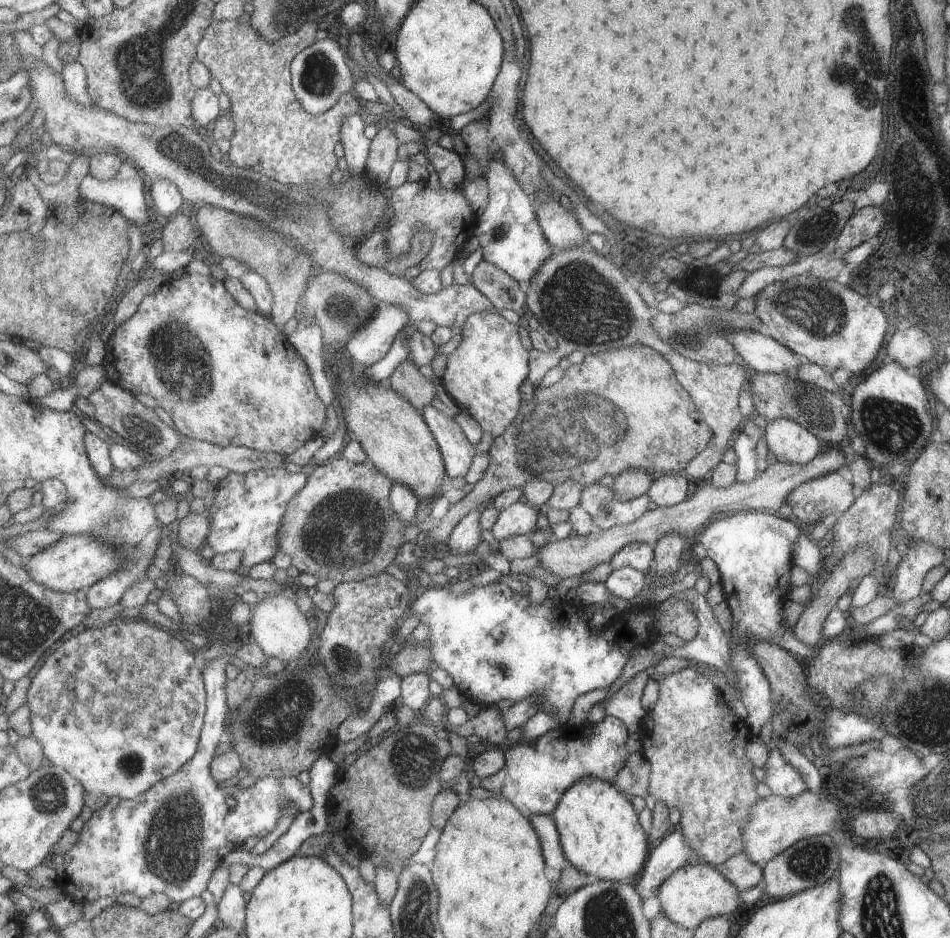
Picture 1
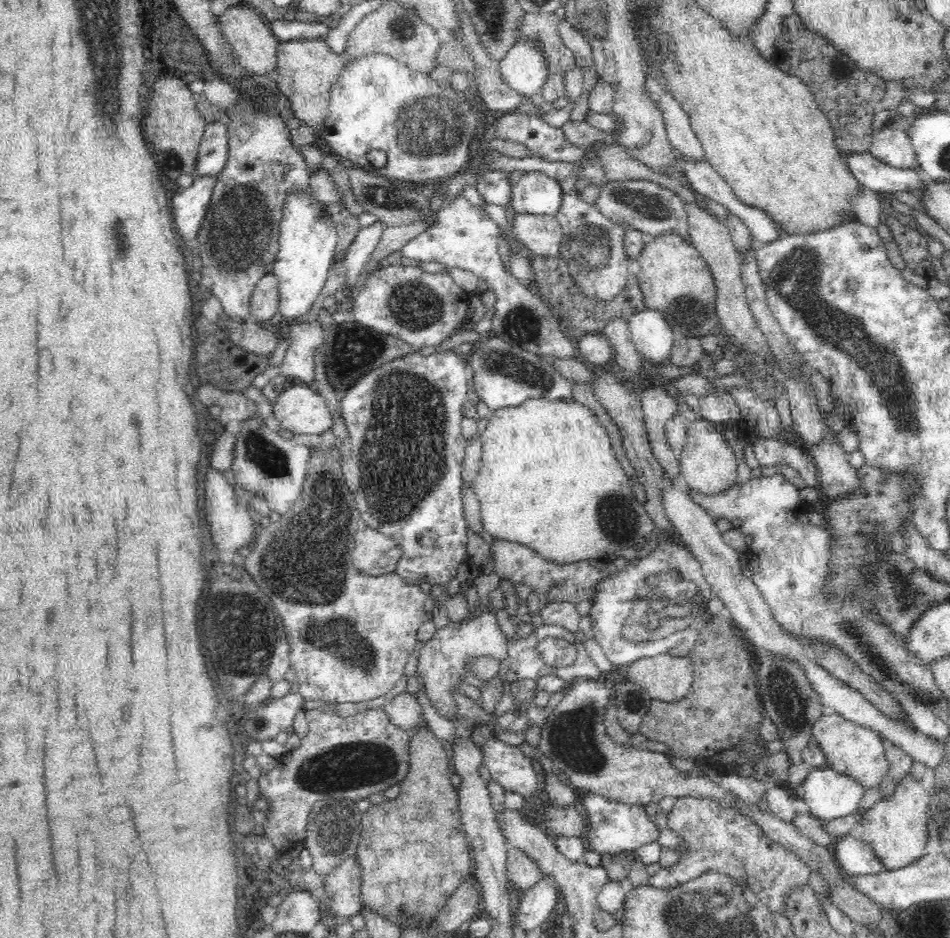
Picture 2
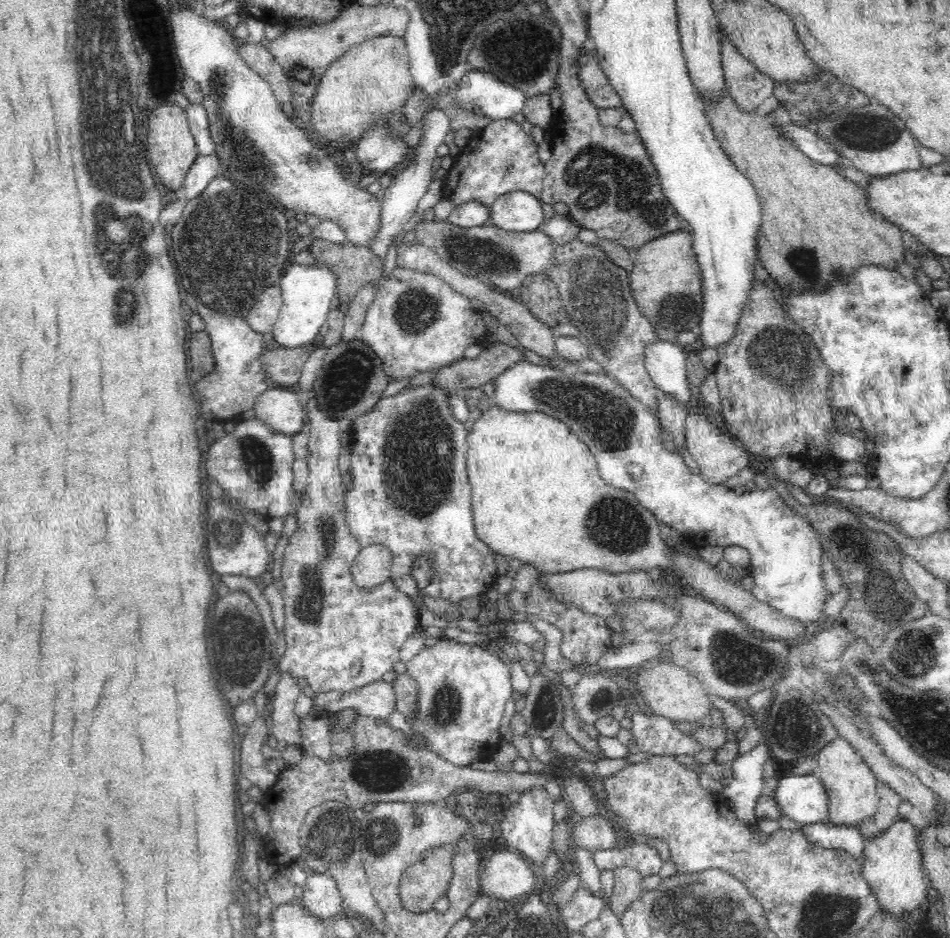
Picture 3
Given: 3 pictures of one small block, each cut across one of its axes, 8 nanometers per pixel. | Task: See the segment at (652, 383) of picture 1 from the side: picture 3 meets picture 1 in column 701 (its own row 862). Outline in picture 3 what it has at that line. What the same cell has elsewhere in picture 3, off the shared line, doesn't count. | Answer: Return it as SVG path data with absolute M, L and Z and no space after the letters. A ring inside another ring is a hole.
M454 842L434 844L432 848L422 852L418 862L408 864L406 870L402 872L400 880L398 880L400 908L404 908L406 912L414 912L414 914L428 914L440 898L446 898L448 890L450 890L450 882L454 878L454 866L452 864L454 864L456 854L458 854L458 850L456 850Z

